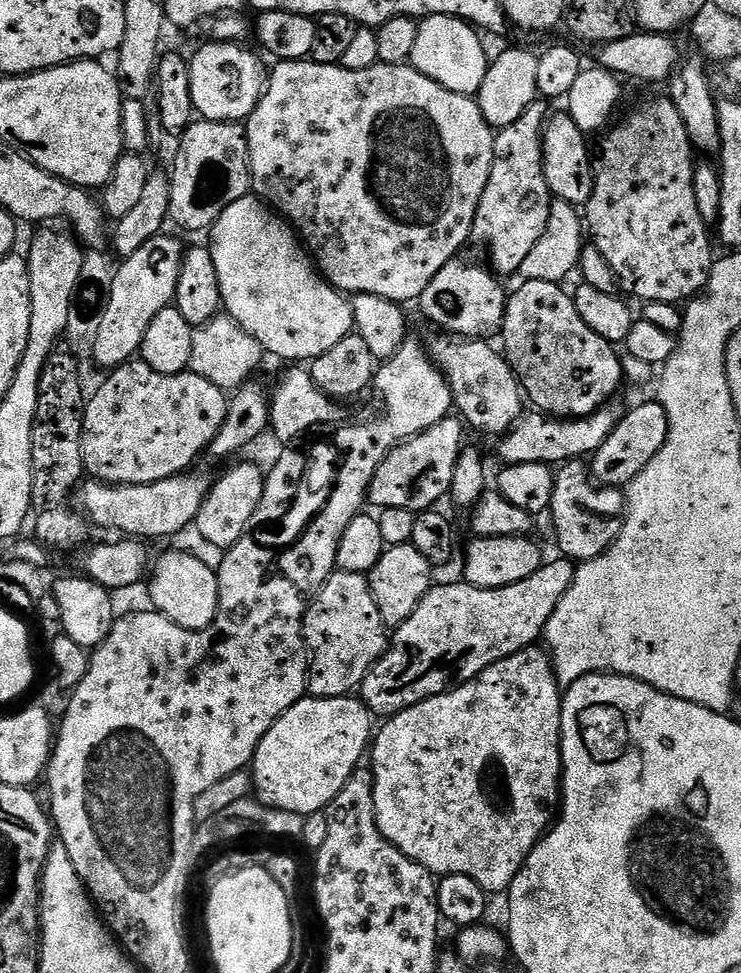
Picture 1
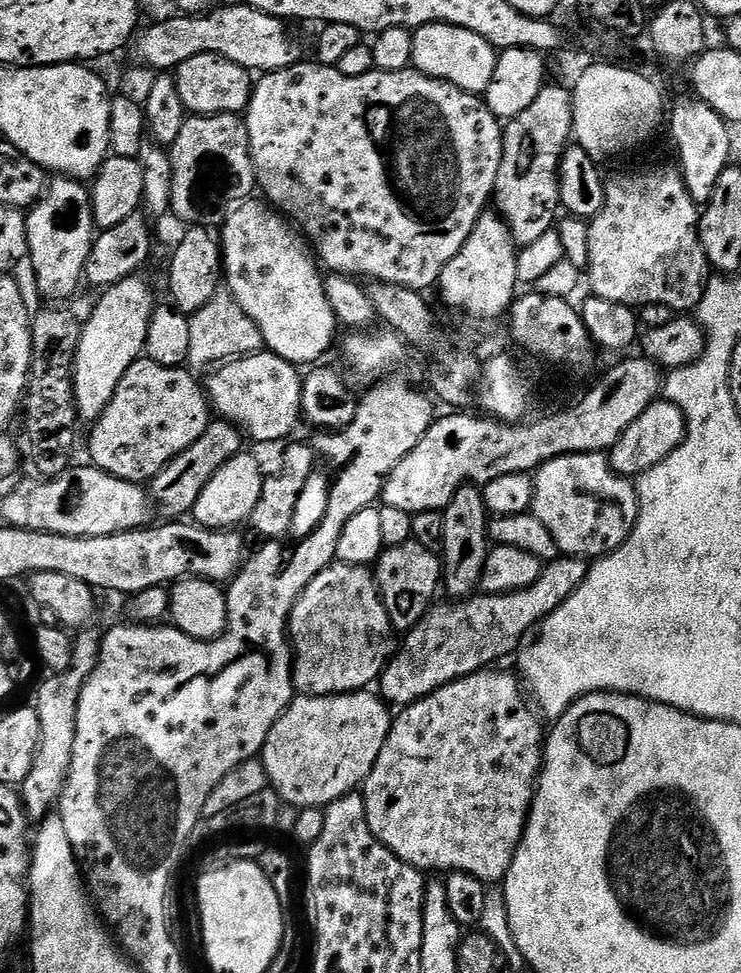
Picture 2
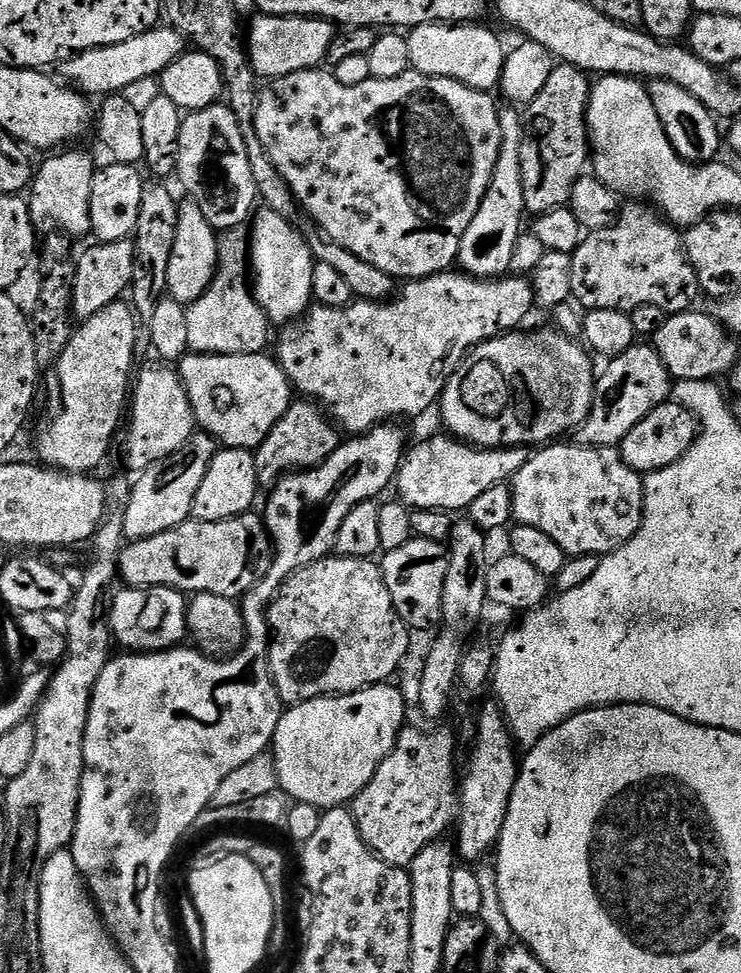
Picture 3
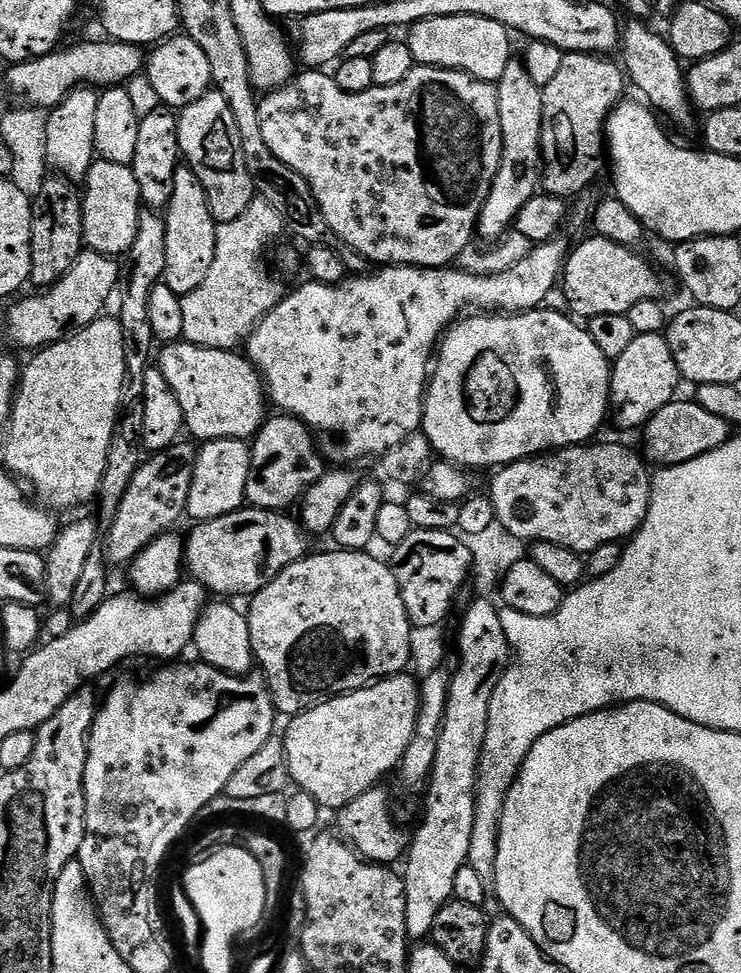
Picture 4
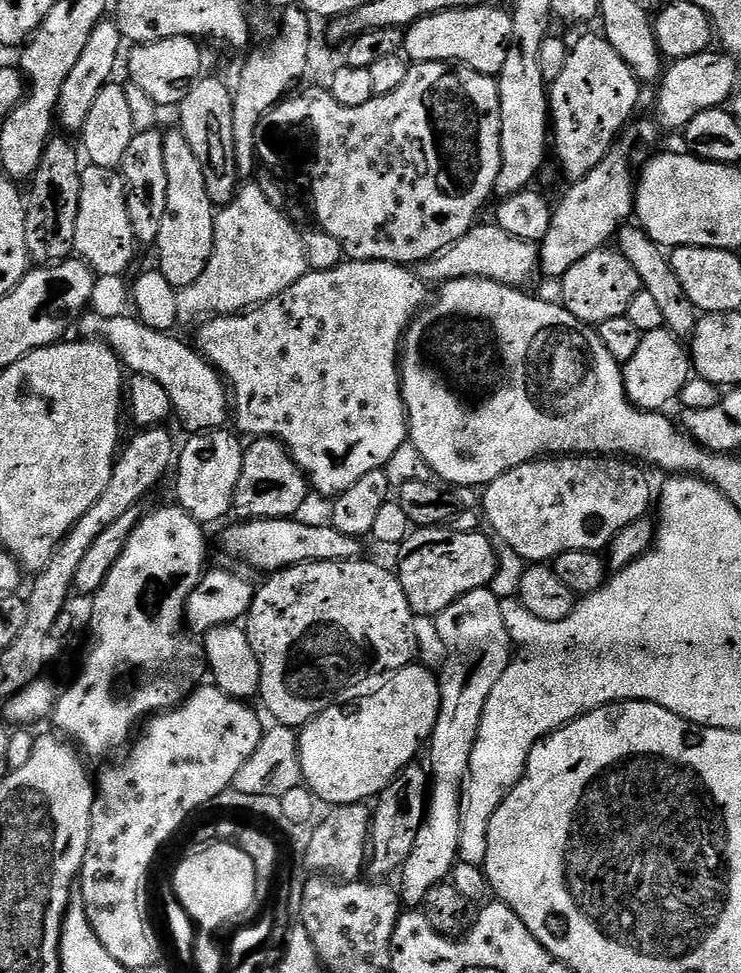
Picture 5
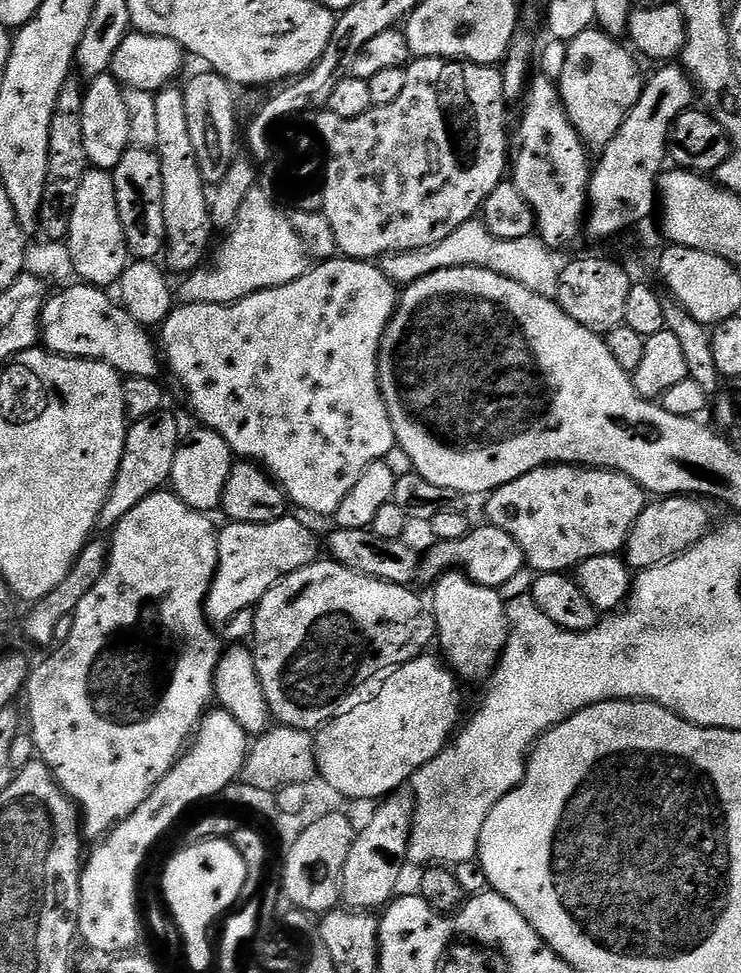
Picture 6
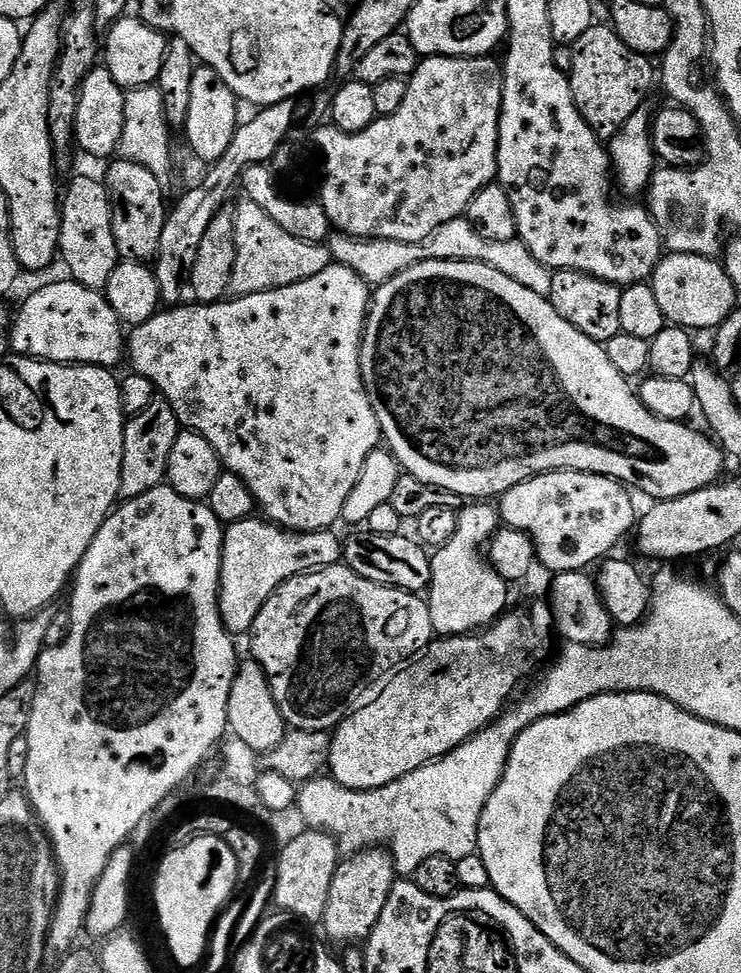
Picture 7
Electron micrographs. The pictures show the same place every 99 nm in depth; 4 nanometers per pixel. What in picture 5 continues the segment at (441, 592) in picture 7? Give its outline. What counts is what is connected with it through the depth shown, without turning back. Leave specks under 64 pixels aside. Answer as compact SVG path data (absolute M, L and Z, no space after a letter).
M486 587L474 590L470 594L462 594L458 602L446 606L446 610L442 610L434 620L436 632L444 643L444 673L441 671L438 676L440 682L438 722L426 748L429 760L427 763L430 765L428 806L422 826L418 830L418 838L414 838L414 850L410 850L410 858L406 858L403 868L398 872L398 877L400 876L398 891L403 903L408 906L423 905L426 894L434 890L434 886L445 883L460 860L460 839L464 821L462 797L466 792L470 754L474 754L474 742L478 738L478 726L482 726L482 710L486 710L486 698L490 698L490 690L494 690L494 685L500 681L502 674L506 674L508 664L514 655L512 636L508 633L508 627L502 618L501 597L495 596L492 591L491 587Z

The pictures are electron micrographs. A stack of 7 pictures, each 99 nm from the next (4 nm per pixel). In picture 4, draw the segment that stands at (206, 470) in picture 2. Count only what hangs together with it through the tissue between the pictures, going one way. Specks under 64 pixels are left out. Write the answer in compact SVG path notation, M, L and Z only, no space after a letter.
M177 442L171 448L149 455L134 474L126 498L111 527L107 529L106 559L109 565L131 565L136 555L150 546L162 535L171 533L180 519L185 519L190 498L190 482L194 482L197 445L192 442Z

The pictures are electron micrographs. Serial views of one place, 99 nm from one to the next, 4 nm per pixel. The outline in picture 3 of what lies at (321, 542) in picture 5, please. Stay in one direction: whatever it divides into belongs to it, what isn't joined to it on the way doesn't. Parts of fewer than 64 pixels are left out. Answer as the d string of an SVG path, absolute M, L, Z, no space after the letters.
M255 511L244 512L240 516L235 516L229 520L219 520L218 522L202 522L201 520L188 519L178 526L174 526L170 530L166 530L162 534L154 534L150 538L142 538L141 540L133 540L125 543L124 549L120 552L120 565L118 576L127 587L130 588L176 588L185 594L218 594L218 598L226 598L227 600L239 601L244 597L251 588L256 585L262 573L268 572L272 565L274 555L274 545L271 536L266 531L266 525L263 515L257 514Z

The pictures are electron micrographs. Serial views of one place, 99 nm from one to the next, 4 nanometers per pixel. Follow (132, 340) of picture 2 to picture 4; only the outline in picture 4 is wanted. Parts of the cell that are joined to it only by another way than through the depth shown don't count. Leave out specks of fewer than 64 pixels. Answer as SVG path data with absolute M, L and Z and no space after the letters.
M101 318L95 320L93 324L86 326L80 332L74 333L68 339L59 340L57 344L50 344L46 348L39 349L33 356L36 357L28 365L26 363L23 365L20 382L16 390L16 399L12 401L12 421L8 424L8 440L2 446L2 452L4 452L2 464L13 476L21 481L29 480L44 495L45 501L43 500L43 503L49 509L76 508L79 504L86 503L87 500L95 501L97 499L100 483L102 482L102 474L106 470L106 458L110 454L110 442L116 429L116 415L120 409L122 386L124 385L126 362L128 361L124 327L121 326L119 319L112 318L112 320L107 320L107 318Z

